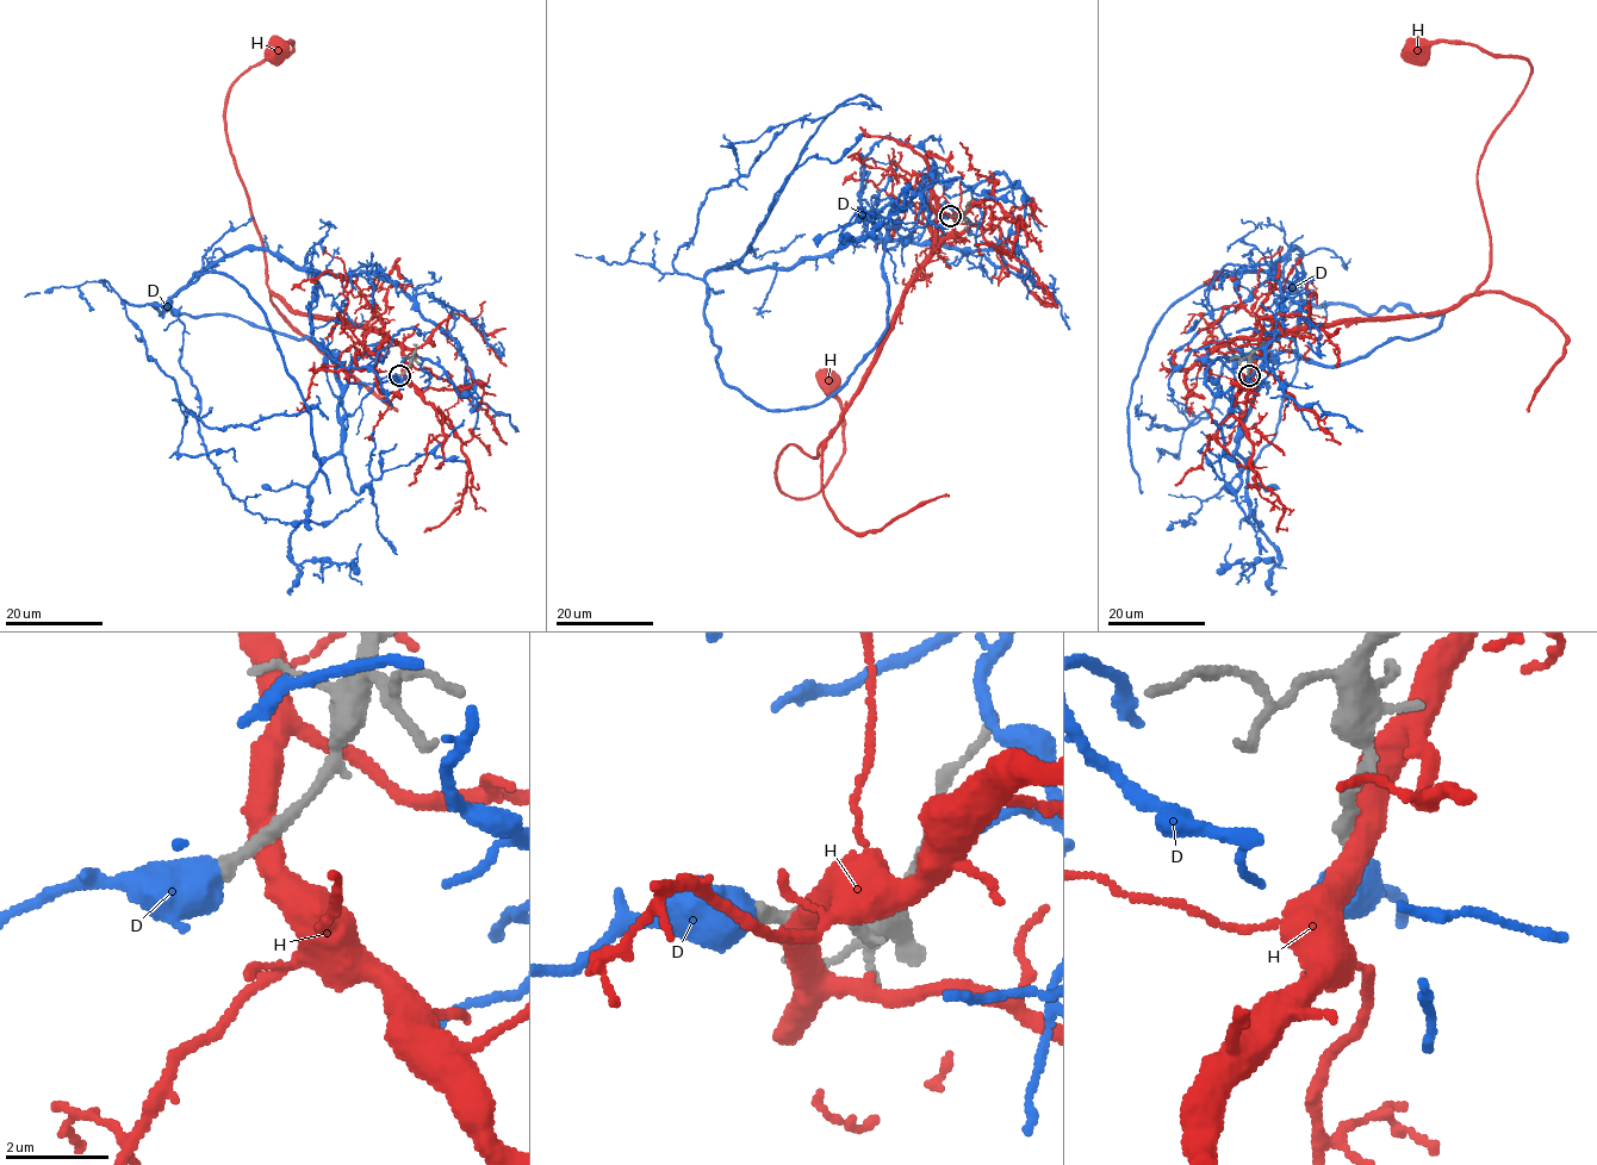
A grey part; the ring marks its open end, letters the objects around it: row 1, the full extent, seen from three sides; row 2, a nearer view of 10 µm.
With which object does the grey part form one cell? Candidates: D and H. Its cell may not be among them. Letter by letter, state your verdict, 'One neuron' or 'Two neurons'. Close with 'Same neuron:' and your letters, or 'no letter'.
D: One neuron
H: Two neurons
Same neuron: D

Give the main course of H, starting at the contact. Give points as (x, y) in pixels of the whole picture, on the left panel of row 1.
H: (403, 372), (383, 332), (299, 315), (269, 290), (224, 104), (291, 42), (277, 51)

